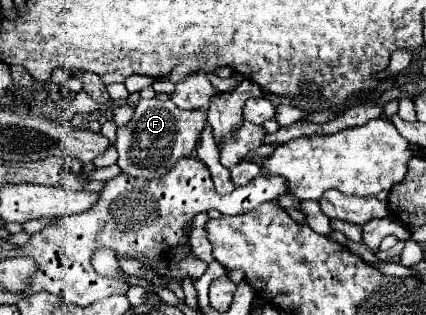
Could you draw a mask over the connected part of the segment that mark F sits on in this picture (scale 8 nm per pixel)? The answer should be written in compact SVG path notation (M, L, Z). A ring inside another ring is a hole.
M141 100L133 120L117 130L119 168L125 174L141 178L161 178L183 156L191 156L197 148L201 130L207 124L207 110L181 110L171 100Z

